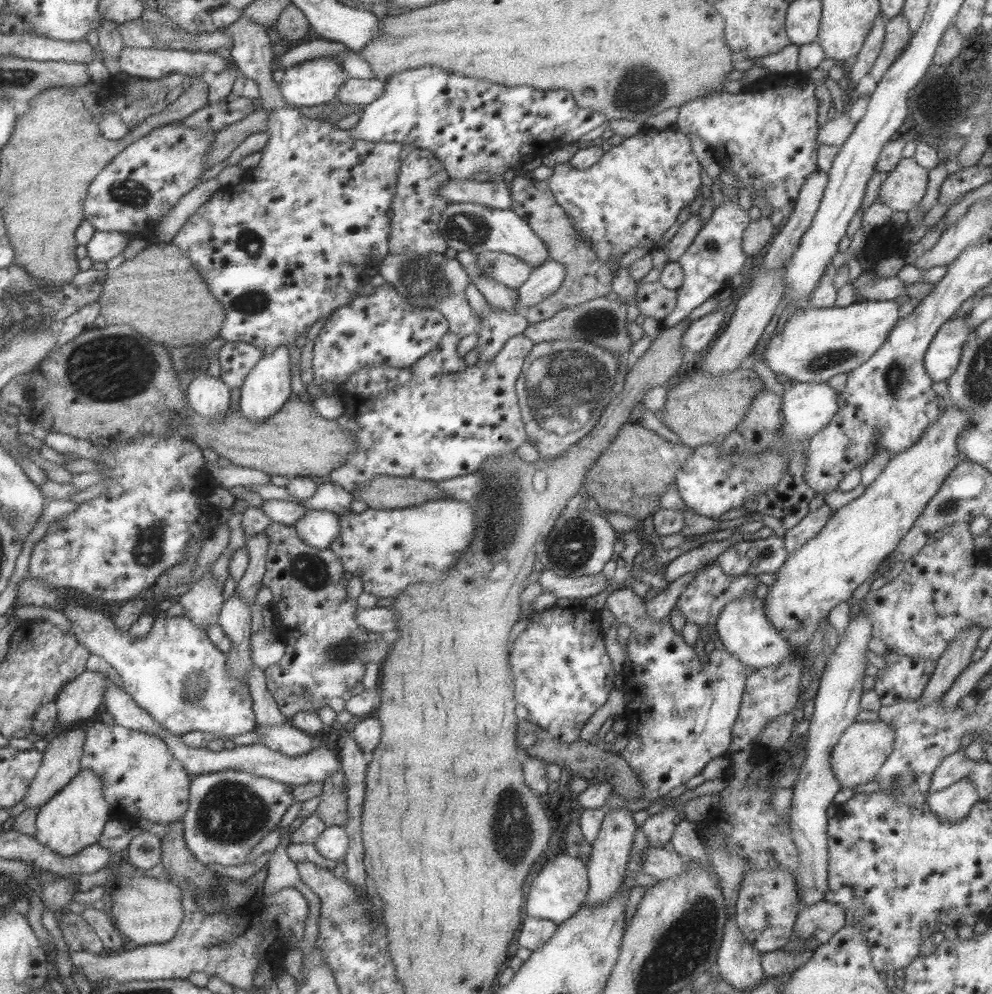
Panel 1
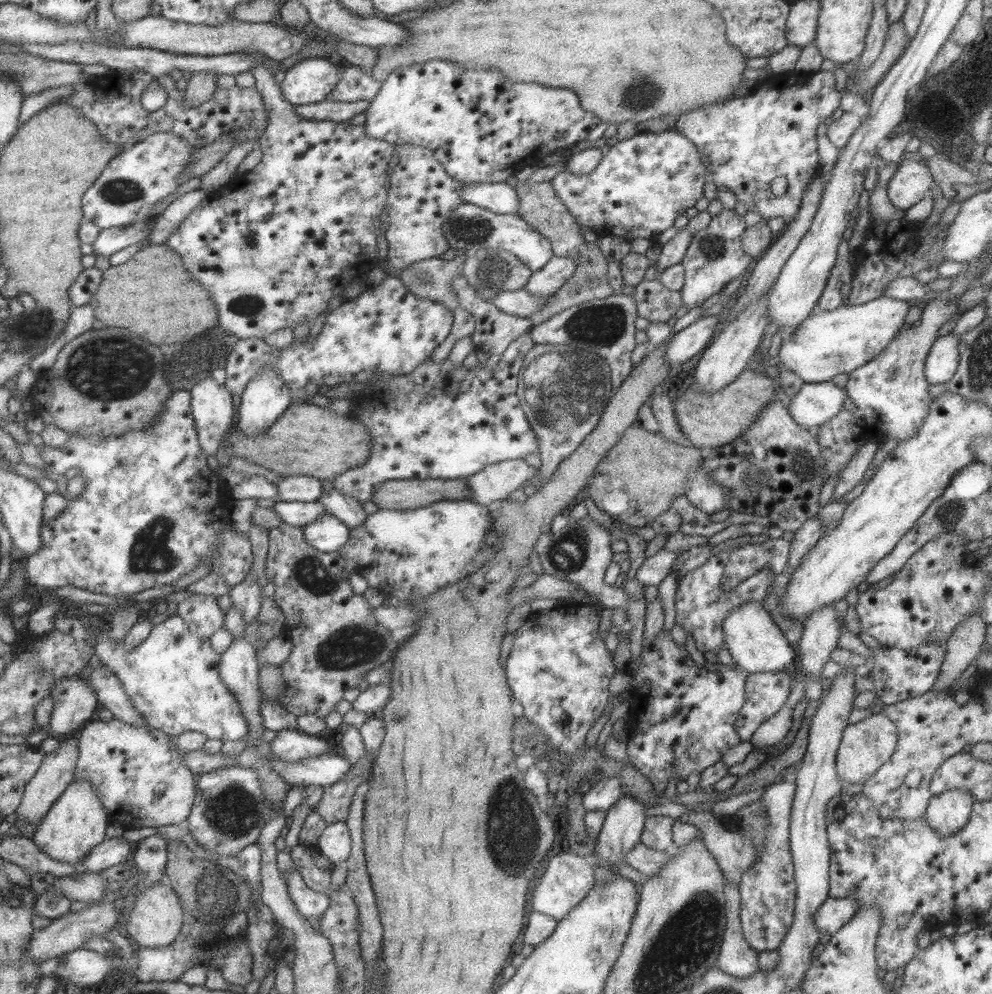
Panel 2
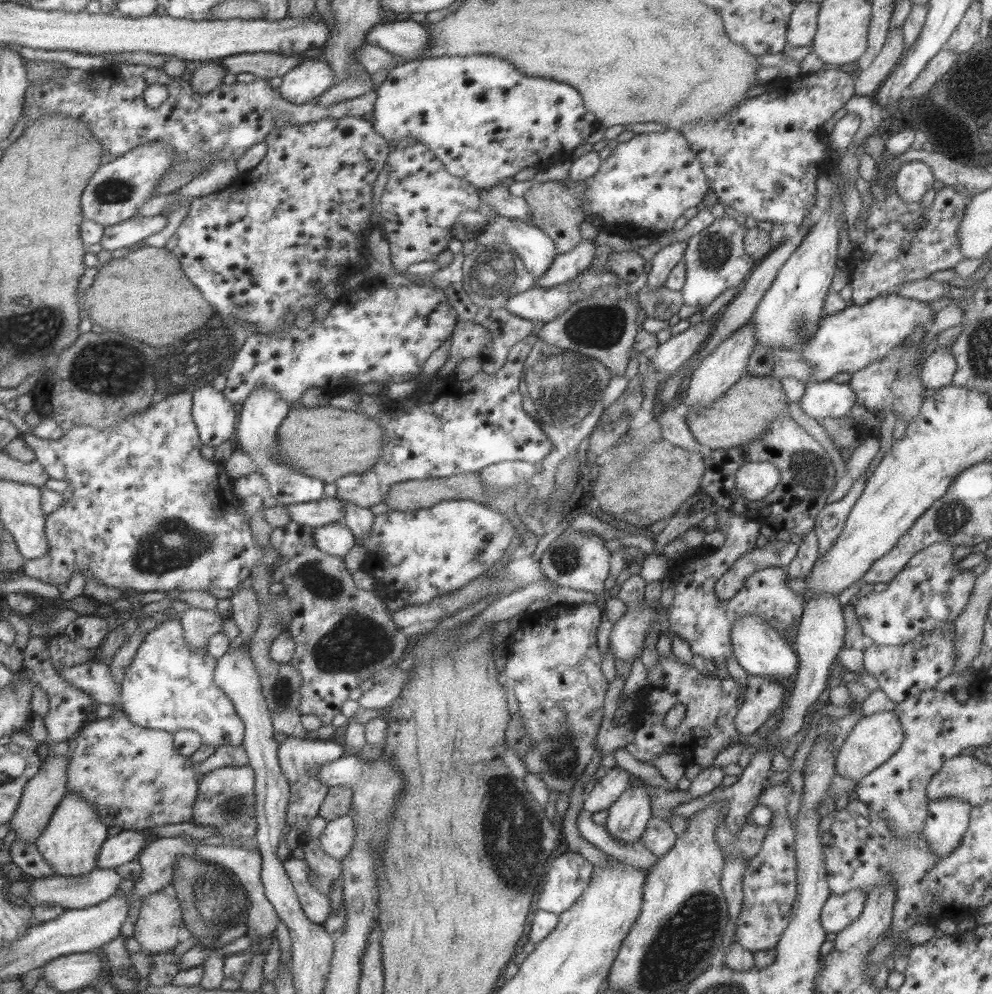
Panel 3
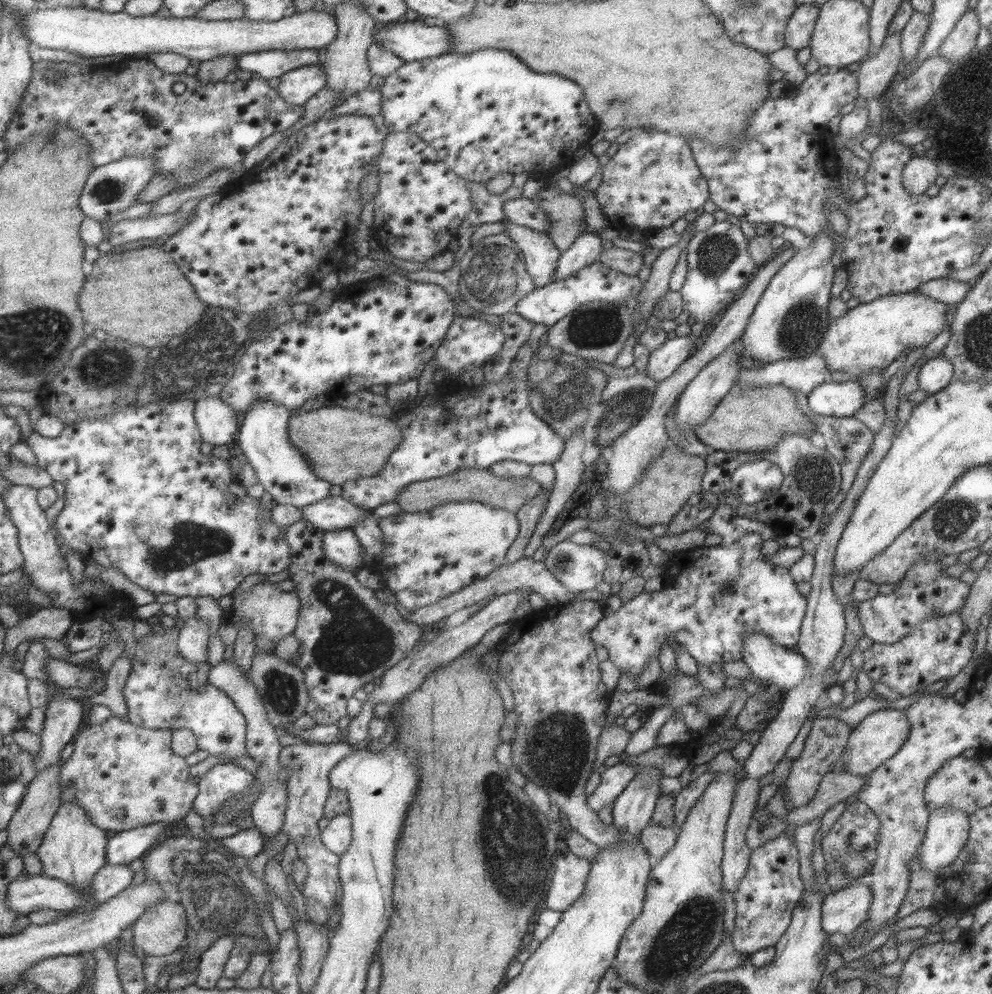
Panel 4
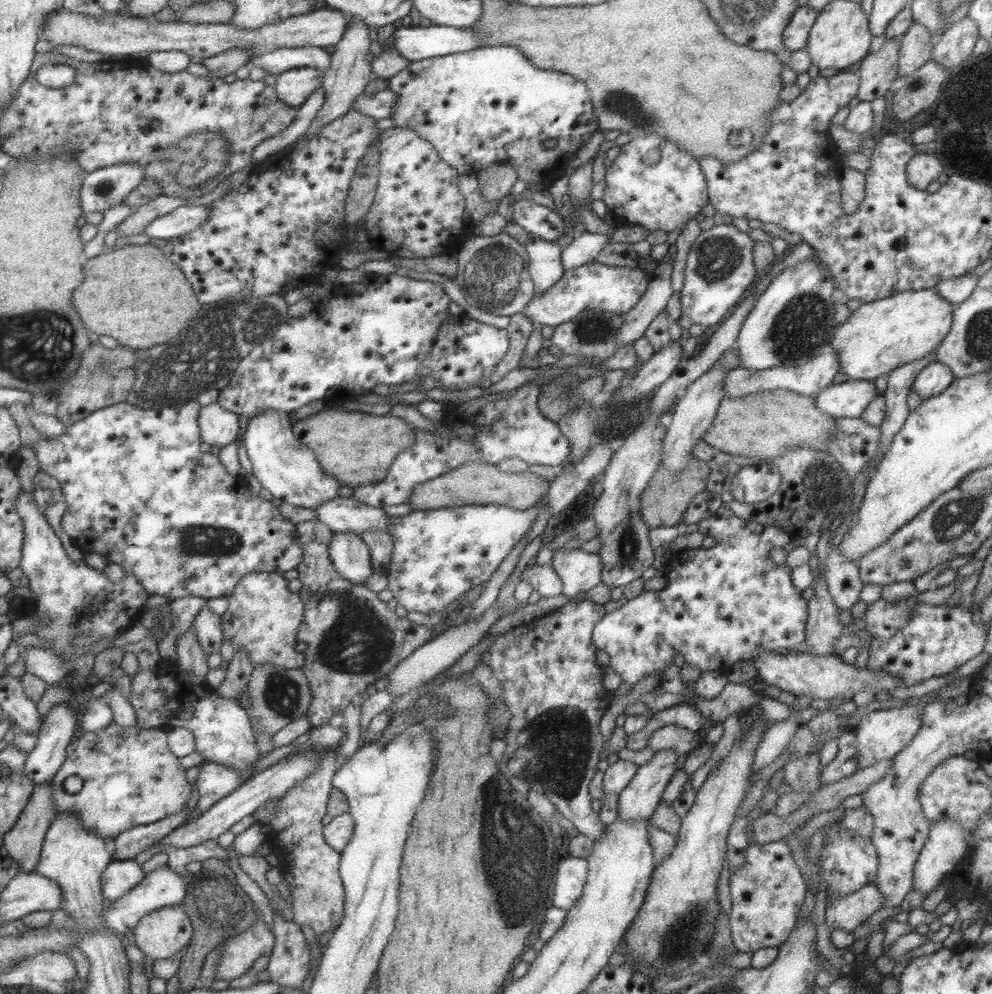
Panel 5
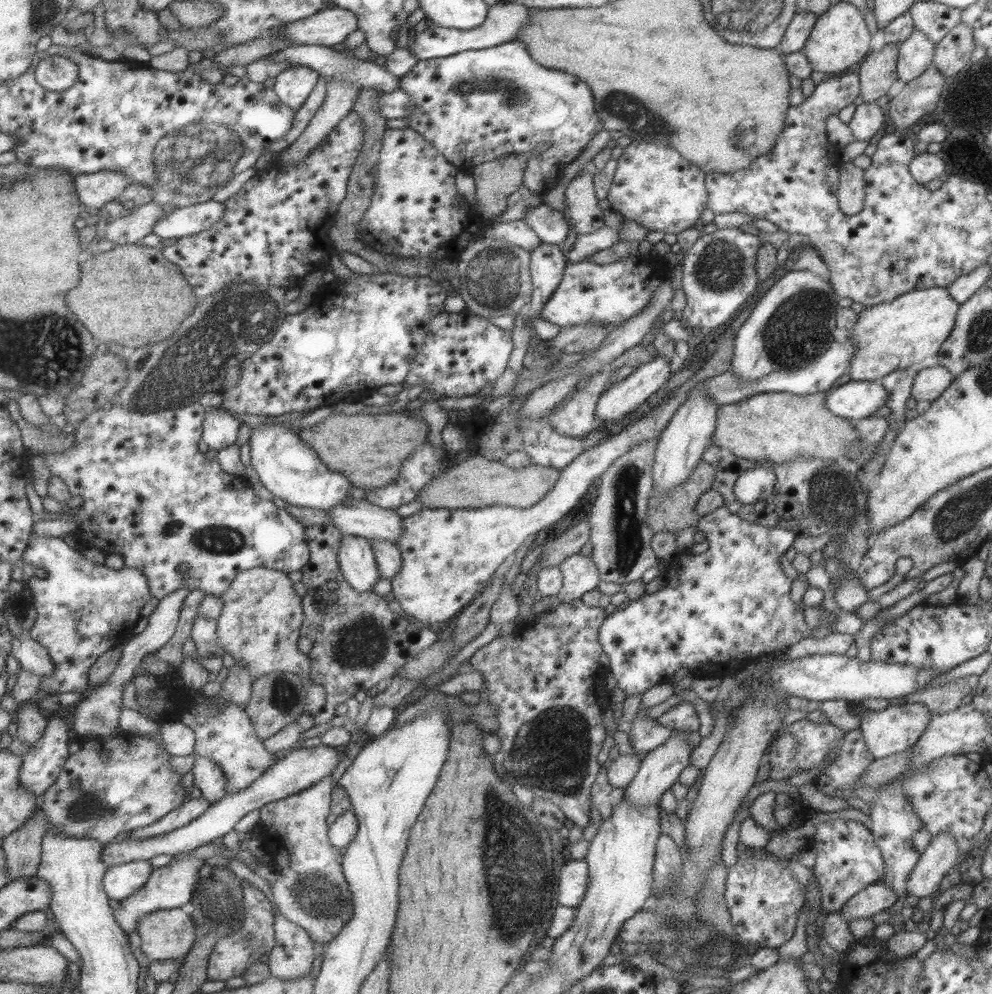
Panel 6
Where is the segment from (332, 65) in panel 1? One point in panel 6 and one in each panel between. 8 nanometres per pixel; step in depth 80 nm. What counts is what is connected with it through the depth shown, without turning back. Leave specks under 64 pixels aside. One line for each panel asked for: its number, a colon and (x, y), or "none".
2: (309, 80)
3: (305, 82)
4: (295, 87)
5: (293, 86)
6: (292, 86)

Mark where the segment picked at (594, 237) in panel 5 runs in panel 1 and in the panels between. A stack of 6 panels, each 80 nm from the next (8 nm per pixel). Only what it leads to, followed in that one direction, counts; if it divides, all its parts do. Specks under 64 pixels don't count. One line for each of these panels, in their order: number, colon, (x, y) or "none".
1: (543, 280)
2: (544, 282)
3: (564, 267)
4: (585, 250)

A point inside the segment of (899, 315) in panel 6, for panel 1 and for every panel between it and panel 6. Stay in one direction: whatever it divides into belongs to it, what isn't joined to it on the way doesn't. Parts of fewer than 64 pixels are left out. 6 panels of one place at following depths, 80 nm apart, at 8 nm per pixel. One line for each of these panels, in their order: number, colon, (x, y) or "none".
1: (814, 344)
2: (824, 344)
3: (859, 335)
4: (870, 335)
5: (877, 337)

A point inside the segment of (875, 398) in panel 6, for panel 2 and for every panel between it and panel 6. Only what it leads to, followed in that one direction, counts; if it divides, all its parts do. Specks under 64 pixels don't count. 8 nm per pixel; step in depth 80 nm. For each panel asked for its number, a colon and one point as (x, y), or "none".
2: (815, 403)
3: (825, 399)
4: (840, 399)
5: (849, 399)

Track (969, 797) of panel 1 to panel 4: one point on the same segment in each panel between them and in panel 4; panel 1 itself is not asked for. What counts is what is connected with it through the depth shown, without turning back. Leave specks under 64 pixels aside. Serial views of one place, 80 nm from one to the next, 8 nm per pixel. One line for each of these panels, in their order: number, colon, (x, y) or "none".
2: (946, 812)
3: (947, 819)
4: (946, 831)

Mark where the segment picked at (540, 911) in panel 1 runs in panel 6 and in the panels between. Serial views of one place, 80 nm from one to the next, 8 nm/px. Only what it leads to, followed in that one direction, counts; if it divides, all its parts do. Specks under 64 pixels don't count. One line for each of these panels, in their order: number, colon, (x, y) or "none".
2: (565, 879)
3: (568, 875)
4: (570, 872)
5: (569, 880)
6: (573, 876)

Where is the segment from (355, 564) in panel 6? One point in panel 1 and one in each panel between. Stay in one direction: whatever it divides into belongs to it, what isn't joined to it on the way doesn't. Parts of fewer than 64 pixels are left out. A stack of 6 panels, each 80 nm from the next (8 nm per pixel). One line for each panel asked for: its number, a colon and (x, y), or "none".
1: (317, 528)
2: (326, 533)
3: (336, 539)
4: (341, 546)
5: (349, 555)

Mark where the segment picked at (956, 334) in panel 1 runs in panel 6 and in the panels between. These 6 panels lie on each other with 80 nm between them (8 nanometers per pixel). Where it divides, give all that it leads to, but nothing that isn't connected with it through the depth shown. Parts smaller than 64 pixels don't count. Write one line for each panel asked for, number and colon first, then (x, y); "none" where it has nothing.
2: (941, 361)
3: (936, 372)
4: (933, 376)
5: (933, 379)
6: (928, 384)

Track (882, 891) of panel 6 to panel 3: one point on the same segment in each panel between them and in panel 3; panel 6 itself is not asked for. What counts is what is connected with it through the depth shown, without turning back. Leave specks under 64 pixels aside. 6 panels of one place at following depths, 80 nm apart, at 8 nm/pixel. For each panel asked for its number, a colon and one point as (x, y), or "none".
3: (837, 912)
4: (842, 911)
5: (847, 912)

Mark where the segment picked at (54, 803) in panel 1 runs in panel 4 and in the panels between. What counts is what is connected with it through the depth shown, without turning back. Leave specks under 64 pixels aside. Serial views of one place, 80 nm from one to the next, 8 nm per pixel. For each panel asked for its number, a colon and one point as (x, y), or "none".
2: (75, 822)
3: (69, 843)
4: (72, 849)

